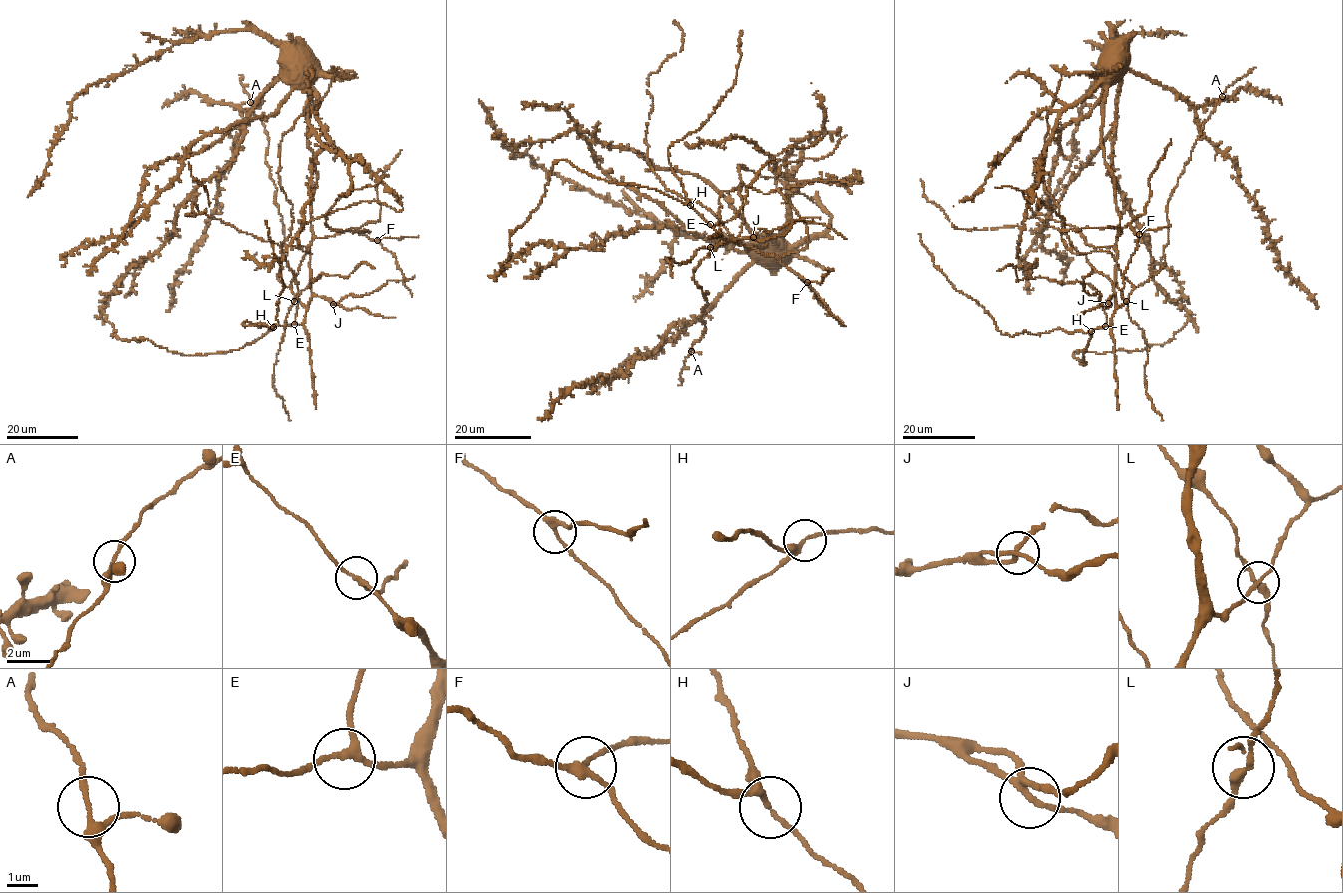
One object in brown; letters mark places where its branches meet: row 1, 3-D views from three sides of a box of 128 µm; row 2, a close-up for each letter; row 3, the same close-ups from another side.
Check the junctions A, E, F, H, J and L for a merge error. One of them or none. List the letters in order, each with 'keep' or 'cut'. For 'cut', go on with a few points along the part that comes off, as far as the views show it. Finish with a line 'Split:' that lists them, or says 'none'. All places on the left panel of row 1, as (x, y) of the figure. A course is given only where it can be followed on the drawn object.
A: keep
E: keep
F: keep
H: keep
J: keep
L: keep
Split: none

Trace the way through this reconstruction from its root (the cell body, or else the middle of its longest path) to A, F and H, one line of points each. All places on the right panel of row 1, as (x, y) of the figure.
A: (1107, 60), (1101, 147), (1120, 217), (1118, 306), (1164, 265), (1167, 201), (1222, 96)
F: (1107, 60), (1100, 77), (1105, 90), (1101, 147), (1114, 179), (1117, 235), (1128, 223), (1139, 234)
H: (1107, 60), (1100, 77), (1105, 90), (1101, 147), (1114, 179), (1120, 217), (1115, 310), (1109, 325), (1091, 330)

